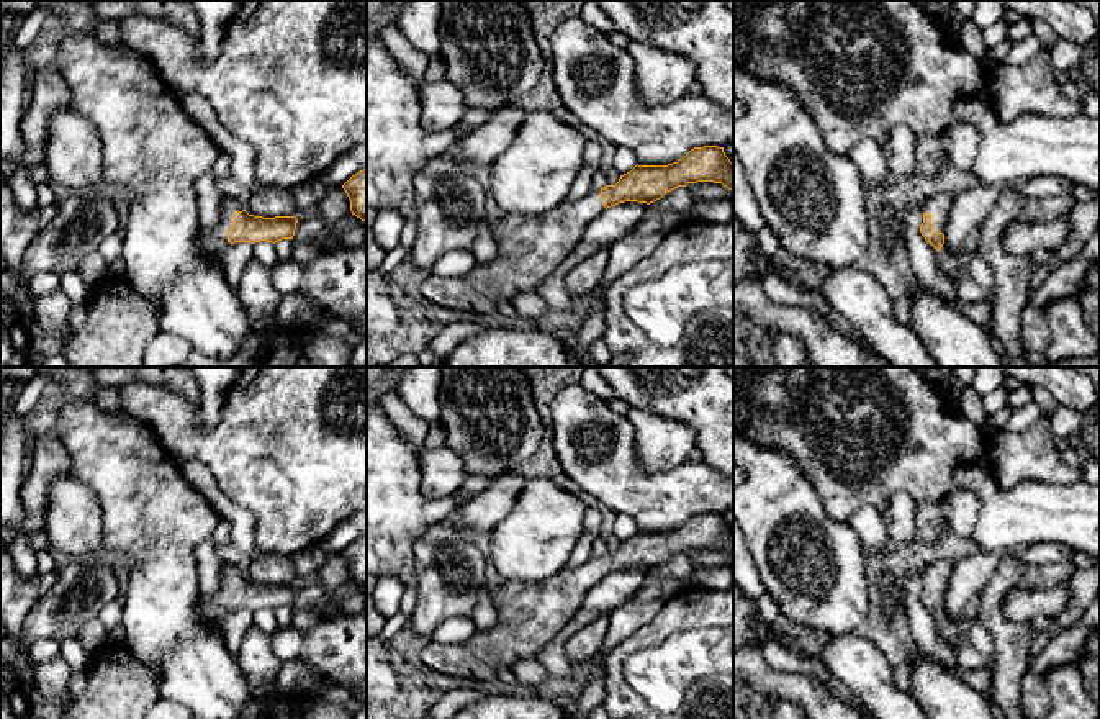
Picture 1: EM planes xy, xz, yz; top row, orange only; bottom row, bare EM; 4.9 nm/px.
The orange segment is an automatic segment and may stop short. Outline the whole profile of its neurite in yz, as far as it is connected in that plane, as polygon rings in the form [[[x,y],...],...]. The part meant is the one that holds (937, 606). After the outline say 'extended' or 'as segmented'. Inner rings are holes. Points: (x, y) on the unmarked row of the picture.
[[[941,558],[933,565],[926,567],[922,572],[923,590],[920,593],[920,599],[925,604],[925,608],[938,617],[936,629],[941,639],[948,642],[951,647],[956,647],[959,645],[958,619],[951,619],[944,613],[944,595],[953,570],[954,563],[949,563]]] | extended

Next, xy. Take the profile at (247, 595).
[[[223,563],[221,583],[211,599],[201,599],[201,616],[221,632],[219,616],[226,609],[278,609],[293,606],[298,586],[295,583],[264,585],[249,581],[244,573],[231,565]]] | extended

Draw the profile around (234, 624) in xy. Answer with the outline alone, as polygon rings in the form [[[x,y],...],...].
[[[226,609],[219,616],[221,634],[224,645],[232,657],[237,657],[241,642],[246,632],[254,626],[254,611],[250,609]]]

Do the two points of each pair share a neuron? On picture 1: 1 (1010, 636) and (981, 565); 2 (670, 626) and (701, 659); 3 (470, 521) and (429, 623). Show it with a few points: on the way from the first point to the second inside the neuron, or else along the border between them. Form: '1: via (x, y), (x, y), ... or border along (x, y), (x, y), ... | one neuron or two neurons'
1: border along (1005, 554), (982, 590) | two neurons
2: border along (714, 626), (699, 626), (670, 634), (642, 651) | two neurons
3: border along (454, 515), (467, 536) | two neurons

